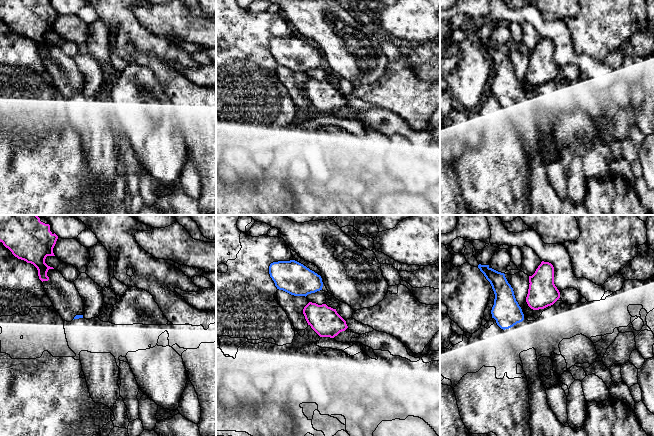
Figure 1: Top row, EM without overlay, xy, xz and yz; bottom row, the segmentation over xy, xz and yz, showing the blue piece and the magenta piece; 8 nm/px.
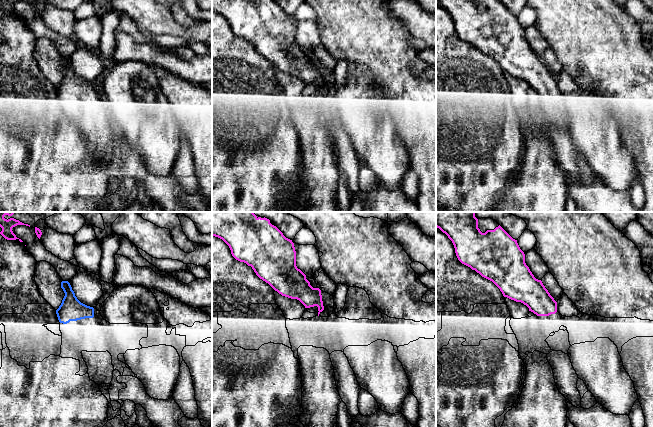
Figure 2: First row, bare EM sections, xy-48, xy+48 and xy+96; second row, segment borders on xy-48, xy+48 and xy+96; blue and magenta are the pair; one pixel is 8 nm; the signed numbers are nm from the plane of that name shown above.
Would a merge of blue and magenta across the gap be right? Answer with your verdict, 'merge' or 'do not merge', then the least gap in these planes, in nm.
do not merge; 60 nm apart

